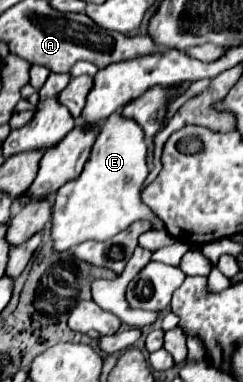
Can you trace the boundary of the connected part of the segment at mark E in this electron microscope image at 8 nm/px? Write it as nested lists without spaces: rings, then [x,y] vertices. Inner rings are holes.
[[[116,112],[100,124],[82,174],[56,192],[52,206],[54,250],[66,252],[86,240],[108,240],[136,220],[148,220],[154,230],[164,228],[158,214],[154,214],[152,208],[148,208],[140,198],[144,180],[148,176],[146,152],[148,146],[144,142],[144,132],[138,124],[134,124],[134,120]]]

